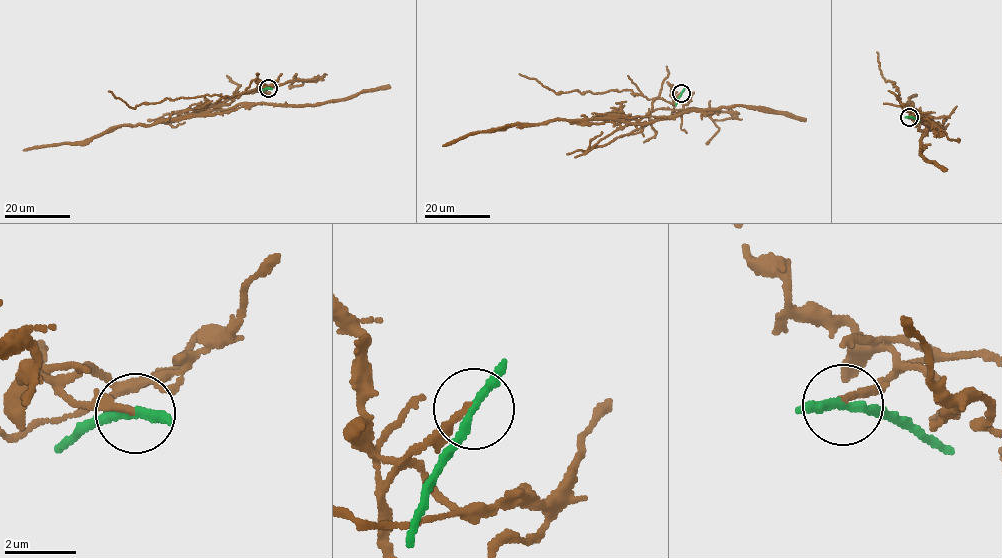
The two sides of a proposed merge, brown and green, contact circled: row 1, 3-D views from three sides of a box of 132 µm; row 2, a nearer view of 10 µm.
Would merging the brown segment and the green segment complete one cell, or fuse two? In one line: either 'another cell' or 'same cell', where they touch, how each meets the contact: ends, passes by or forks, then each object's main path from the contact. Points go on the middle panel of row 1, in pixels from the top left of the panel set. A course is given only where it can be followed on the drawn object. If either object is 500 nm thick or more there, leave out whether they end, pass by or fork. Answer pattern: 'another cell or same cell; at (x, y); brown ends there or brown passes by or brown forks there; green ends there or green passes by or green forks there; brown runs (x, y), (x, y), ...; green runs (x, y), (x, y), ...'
another cell; at (681, 93); brown ends there; green passes by; brown runs (681, 93), (679, 101), (658, 98), (647, 116), (620, 121), (742, 105), (805, 121); green runs (681, 93), (675, 105)

